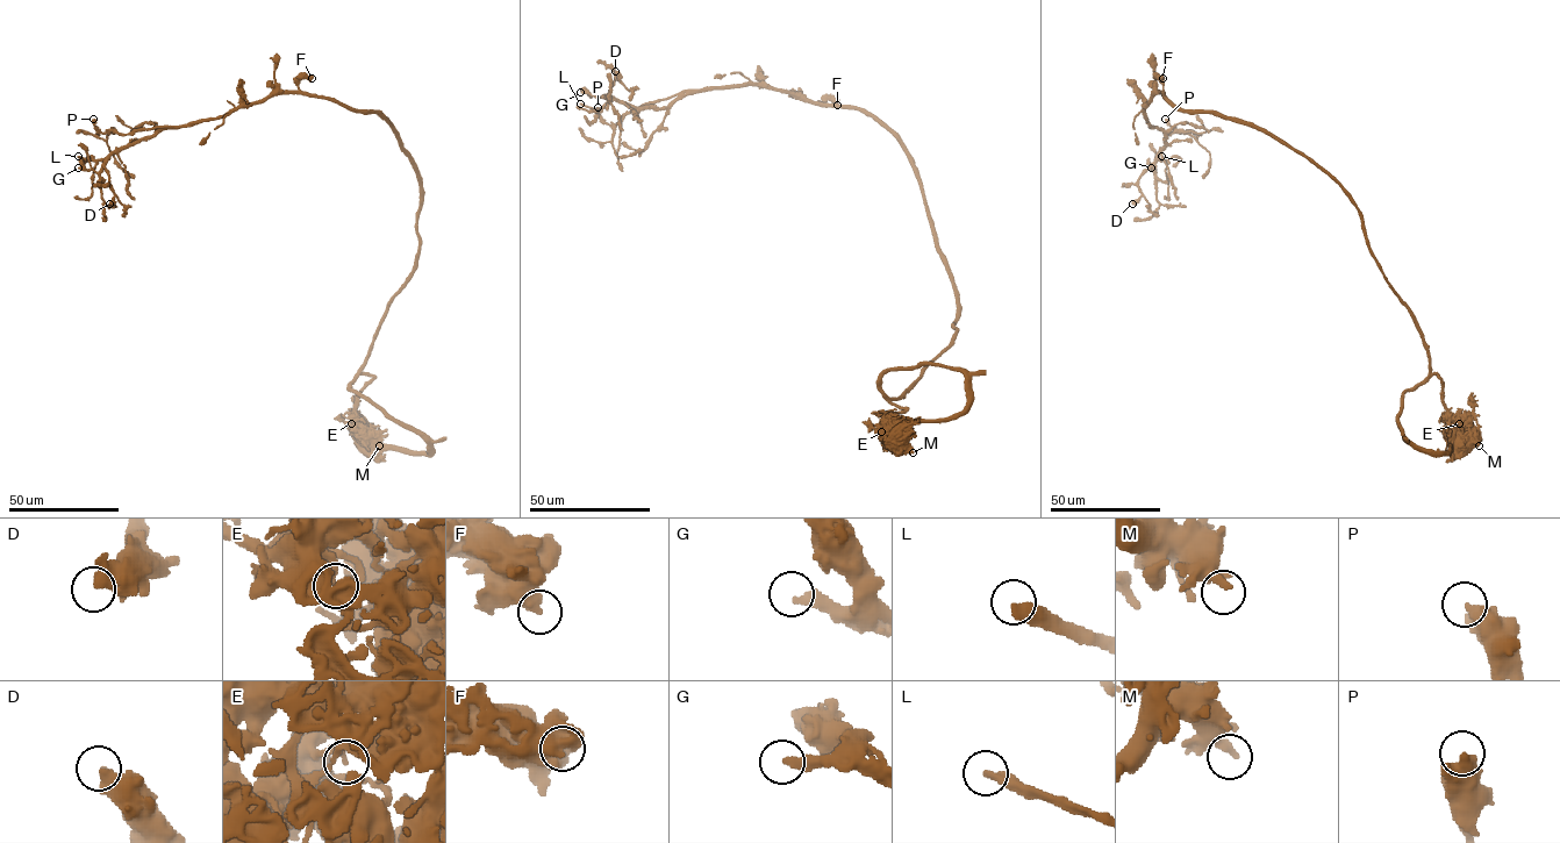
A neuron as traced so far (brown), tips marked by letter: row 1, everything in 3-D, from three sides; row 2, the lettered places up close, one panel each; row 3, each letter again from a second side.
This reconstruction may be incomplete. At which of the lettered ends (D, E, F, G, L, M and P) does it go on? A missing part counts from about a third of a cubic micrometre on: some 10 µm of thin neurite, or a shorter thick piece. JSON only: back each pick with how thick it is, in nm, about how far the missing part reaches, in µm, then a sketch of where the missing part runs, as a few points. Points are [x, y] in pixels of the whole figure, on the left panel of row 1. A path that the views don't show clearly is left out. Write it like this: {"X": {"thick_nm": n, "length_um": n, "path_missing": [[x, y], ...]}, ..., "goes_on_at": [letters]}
{"G": {"thick_nm": 360, "length_um": 15}, "L": {"thick_nm": 400, "length_um": 20}, "goes_on_at": ["G", "L"]}

